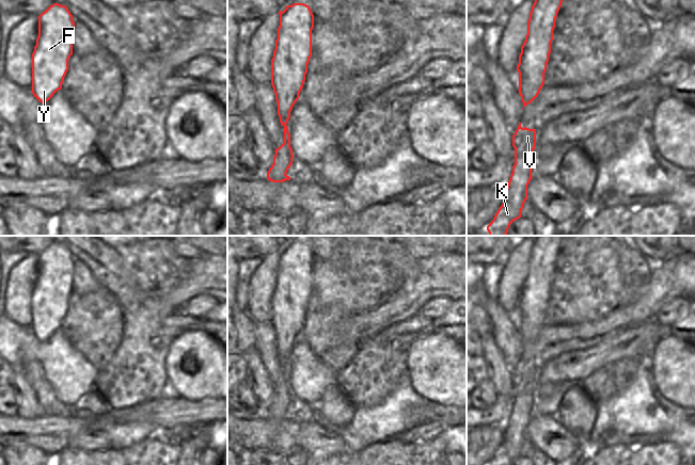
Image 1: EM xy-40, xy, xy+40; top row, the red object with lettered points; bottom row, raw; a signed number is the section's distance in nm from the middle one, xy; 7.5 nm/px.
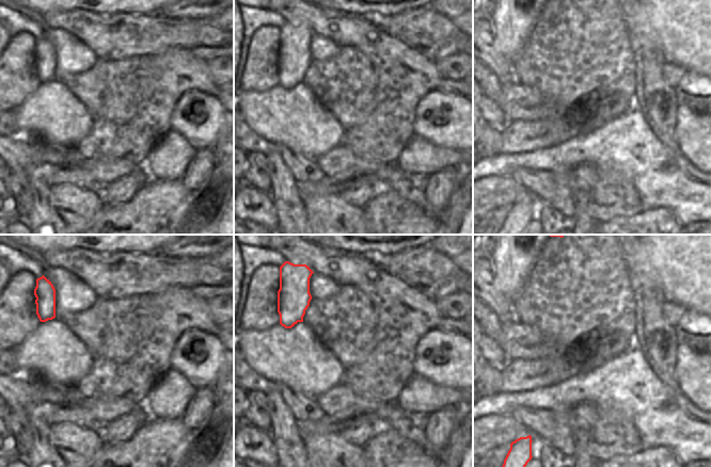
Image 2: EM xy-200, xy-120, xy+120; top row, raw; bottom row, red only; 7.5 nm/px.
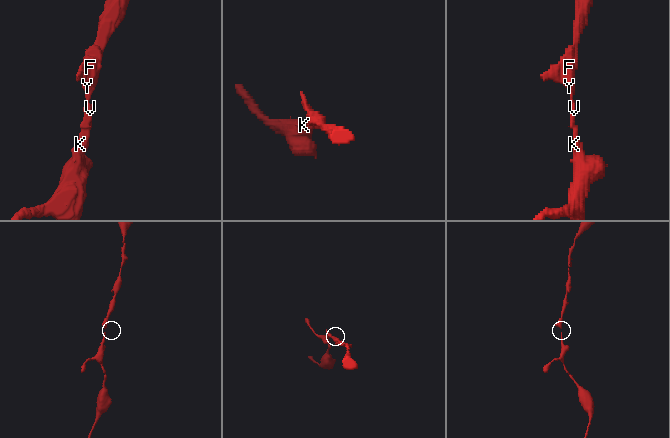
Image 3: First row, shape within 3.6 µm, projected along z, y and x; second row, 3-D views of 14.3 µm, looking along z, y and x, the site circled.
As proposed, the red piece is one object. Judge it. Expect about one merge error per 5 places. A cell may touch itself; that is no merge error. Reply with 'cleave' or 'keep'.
keep

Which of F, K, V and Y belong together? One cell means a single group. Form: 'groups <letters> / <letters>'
groups F K V Y

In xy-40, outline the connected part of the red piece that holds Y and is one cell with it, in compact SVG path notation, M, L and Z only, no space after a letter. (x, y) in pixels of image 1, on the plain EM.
M59 242L38 255L38 275L32 292L32 333L42 342L62 327L73 293L73 258L68 247Z

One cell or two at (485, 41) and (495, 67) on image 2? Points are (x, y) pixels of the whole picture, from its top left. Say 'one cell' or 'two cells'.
one cell

